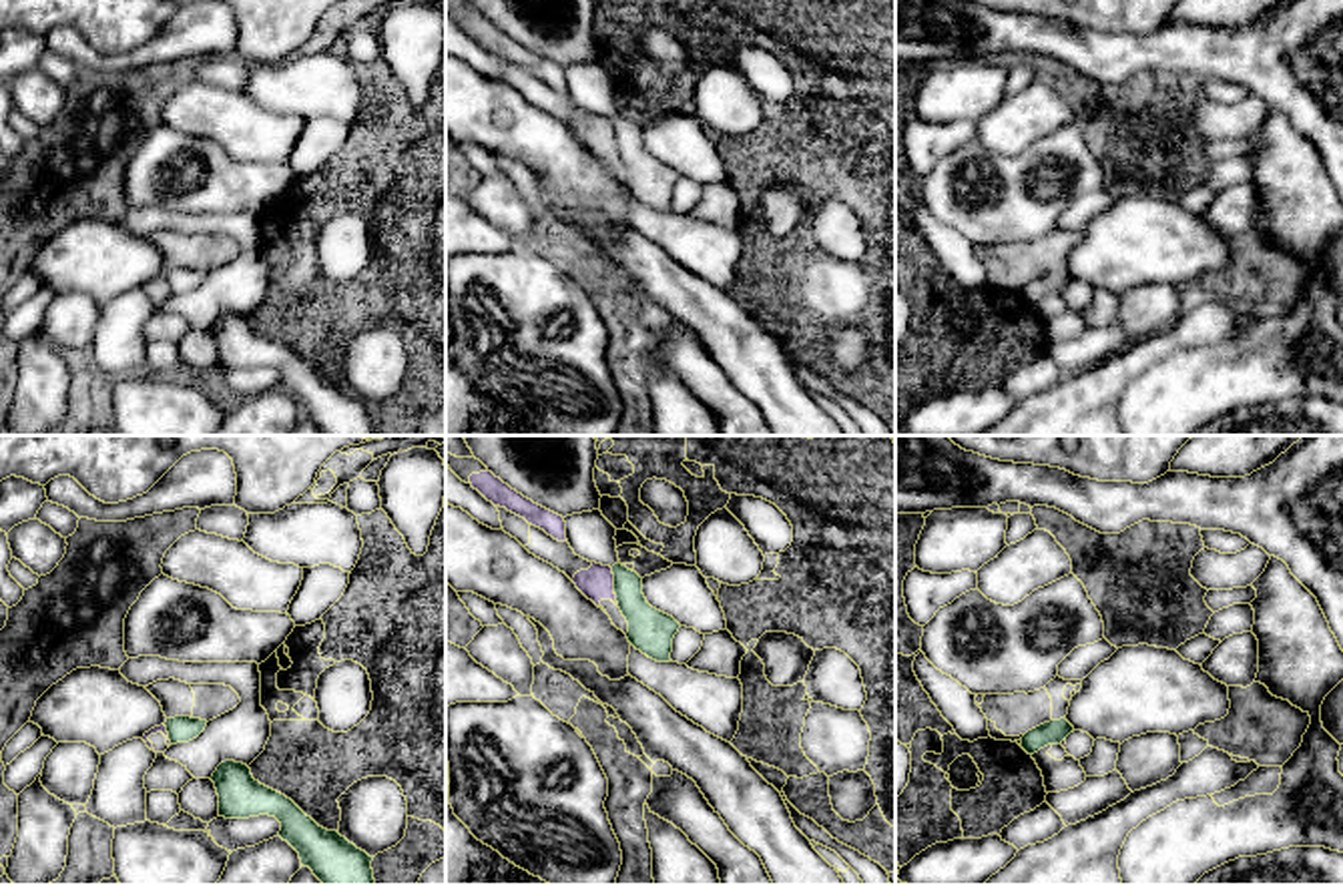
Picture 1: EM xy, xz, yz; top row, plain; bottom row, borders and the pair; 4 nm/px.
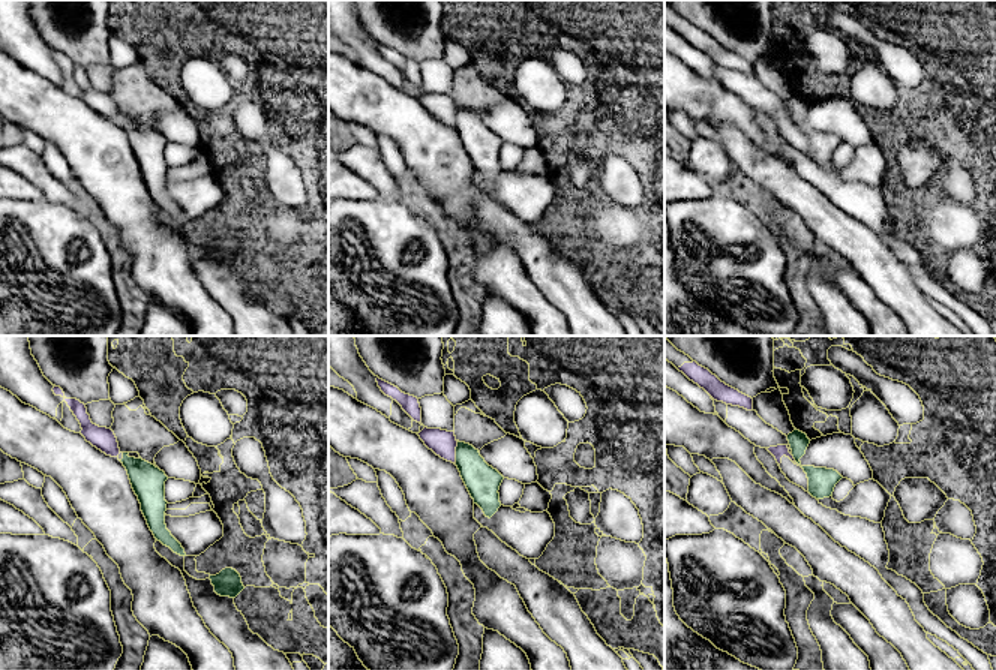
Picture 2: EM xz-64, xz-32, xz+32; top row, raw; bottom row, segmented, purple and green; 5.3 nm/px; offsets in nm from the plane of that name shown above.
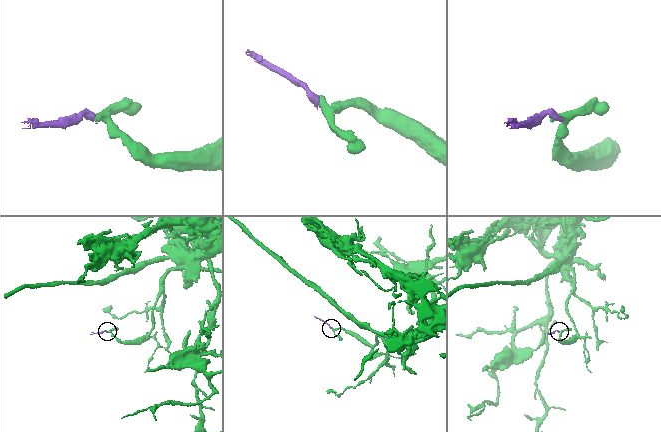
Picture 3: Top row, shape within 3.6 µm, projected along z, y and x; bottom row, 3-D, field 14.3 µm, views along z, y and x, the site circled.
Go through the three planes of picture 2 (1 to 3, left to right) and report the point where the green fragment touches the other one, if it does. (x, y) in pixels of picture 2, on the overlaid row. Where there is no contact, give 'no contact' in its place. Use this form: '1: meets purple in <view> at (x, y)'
1: no contact
2: meets purple in xz-32 at (455, 453)
3: meets purple in xz+32 at (794, 460)

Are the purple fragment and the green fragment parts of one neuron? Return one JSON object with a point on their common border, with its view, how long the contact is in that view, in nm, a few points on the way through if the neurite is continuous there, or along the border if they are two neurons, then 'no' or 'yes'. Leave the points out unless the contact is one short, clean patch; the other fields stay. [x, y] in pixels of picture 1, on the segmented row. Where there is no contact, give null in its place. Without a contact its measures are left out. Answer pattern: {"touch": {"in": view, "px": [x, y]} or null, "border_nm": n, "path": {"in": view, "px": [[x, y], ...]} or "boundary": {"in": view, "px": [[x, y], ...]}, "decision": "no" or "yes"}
{"touch": {"in": "xz", "px": [613, 586]}, "border_nm": 160, "boundary": {"in": "xz", "px": [[611, 568], [619, 605]]}, "decision": "no"}

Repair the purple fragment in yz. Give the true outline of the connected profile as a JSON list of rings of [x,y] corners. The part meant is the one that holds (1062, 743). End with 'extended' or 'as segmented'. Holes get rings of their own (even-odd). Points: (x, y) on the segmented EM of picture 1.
[[[1074,730],[1060,743],[1076,761],[1088,757],[1094,747],[1094,739],[1088,732]]]; extended

